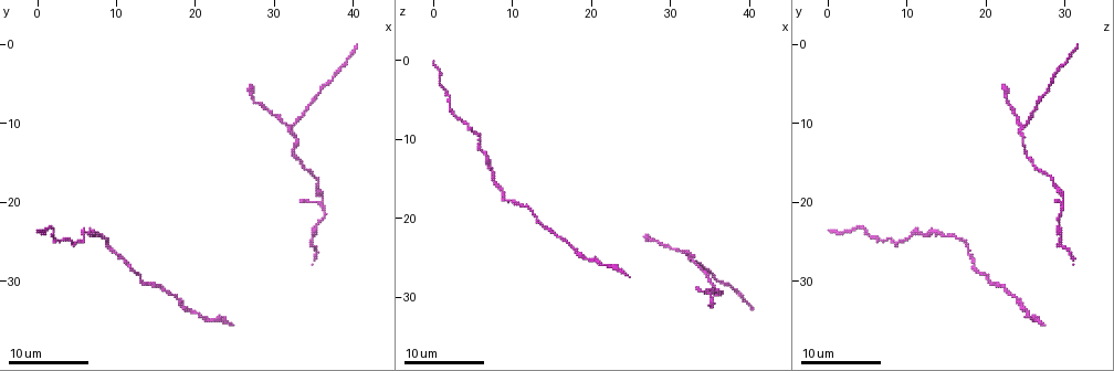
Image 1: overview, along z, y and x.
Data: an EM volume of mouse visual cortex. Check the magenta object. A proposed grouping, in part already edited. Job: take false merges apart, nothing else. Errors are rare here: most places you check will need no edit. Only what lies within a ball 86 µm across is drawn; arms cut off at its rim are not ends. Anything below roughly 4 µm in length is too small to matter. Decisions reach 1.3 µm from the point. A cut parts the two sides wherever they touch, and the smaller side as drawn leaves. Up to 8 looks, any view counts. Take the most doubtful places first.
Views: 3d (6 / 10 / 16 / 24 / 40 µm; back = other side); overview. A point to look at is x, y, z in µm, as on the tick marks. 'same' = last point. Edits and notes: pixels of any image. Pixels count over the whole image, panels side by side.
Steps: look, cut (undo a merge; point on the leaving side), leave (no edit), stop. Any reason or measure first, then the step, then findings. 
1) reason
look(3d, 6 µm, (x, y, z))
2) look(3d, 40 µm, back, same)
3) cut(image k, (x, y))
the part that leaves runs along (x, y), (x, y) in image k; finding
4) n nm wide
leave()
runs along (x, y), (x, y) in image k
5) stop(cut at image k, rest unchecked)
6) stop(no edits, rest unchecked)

look(3d, 6 µm, (32.0, 10.5, 25.0))

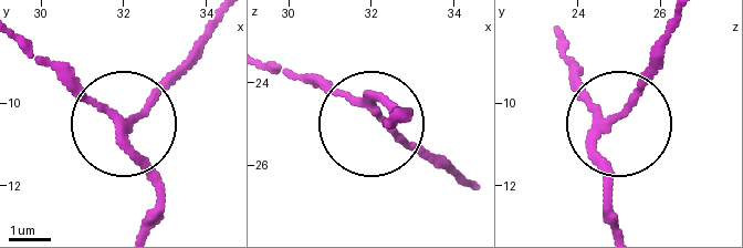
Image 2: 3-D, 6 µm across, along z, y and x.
look(3d, 6 µm, back, (32.10, 10.45, 24.60))

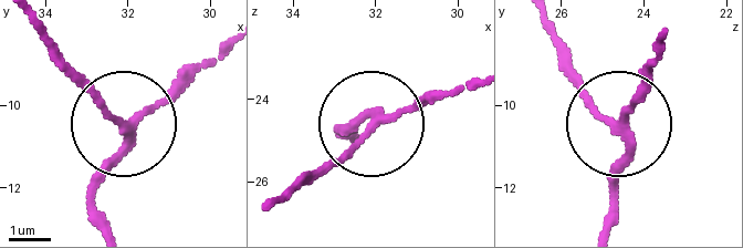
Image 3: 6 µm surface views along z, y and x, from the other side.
170 nm wide
leave()
runs along (103, 220), (100, 167), (198, 65) in image 3; one neuron here

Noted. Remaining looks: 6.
a narrow waist
look(3d, 10 µm, (2.0, 24.5, 5.5))

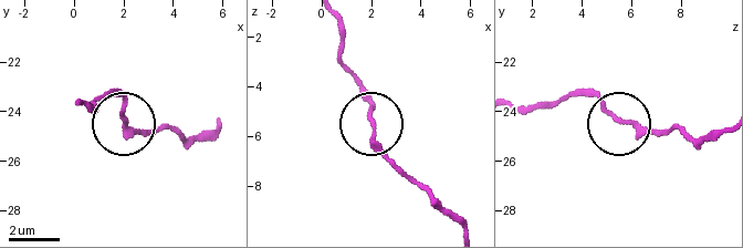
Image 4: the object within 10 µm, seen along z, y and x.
leave()
runs along (220, 123), (188, 138), (135, 132), (114, 90) in image 4; one neuron here

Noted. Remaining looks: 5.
thick turns thin
look(3d, 10 µm, (7.5, 23.5, 14.5))

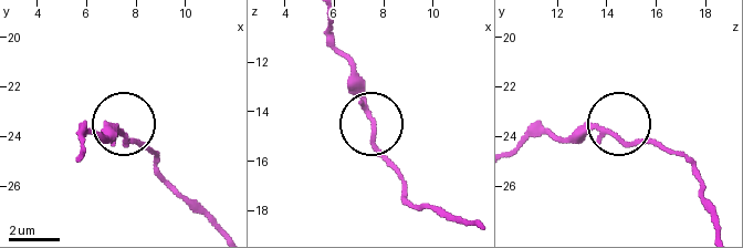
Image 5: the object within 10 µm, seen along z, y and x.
leave()
runs along (719, 226), (698, 176), (675, 154), (611, 131), (551, 137) in image 5; all the same neuron

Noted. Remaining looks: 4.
thick turns thin
look(3d, 16 µm, (35.5, 18.0, 28.5))

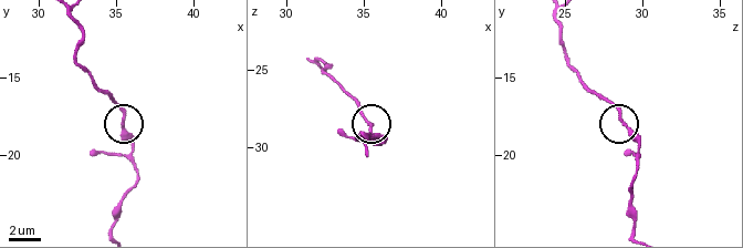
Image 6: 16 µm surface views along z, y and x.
look(3d, 16 µm, back, (35.4, 18.0, 29.0))

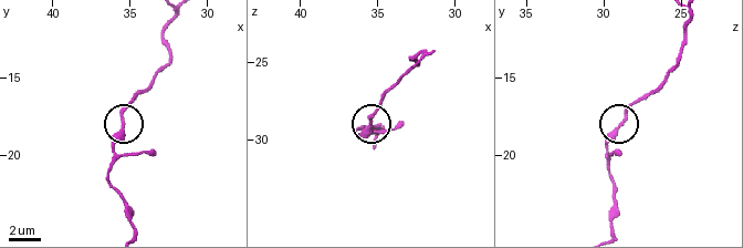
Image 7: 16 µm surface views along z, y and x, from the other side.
leave()
one neuron here

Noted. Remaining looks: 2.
stop(no edits, rest unchecked)

